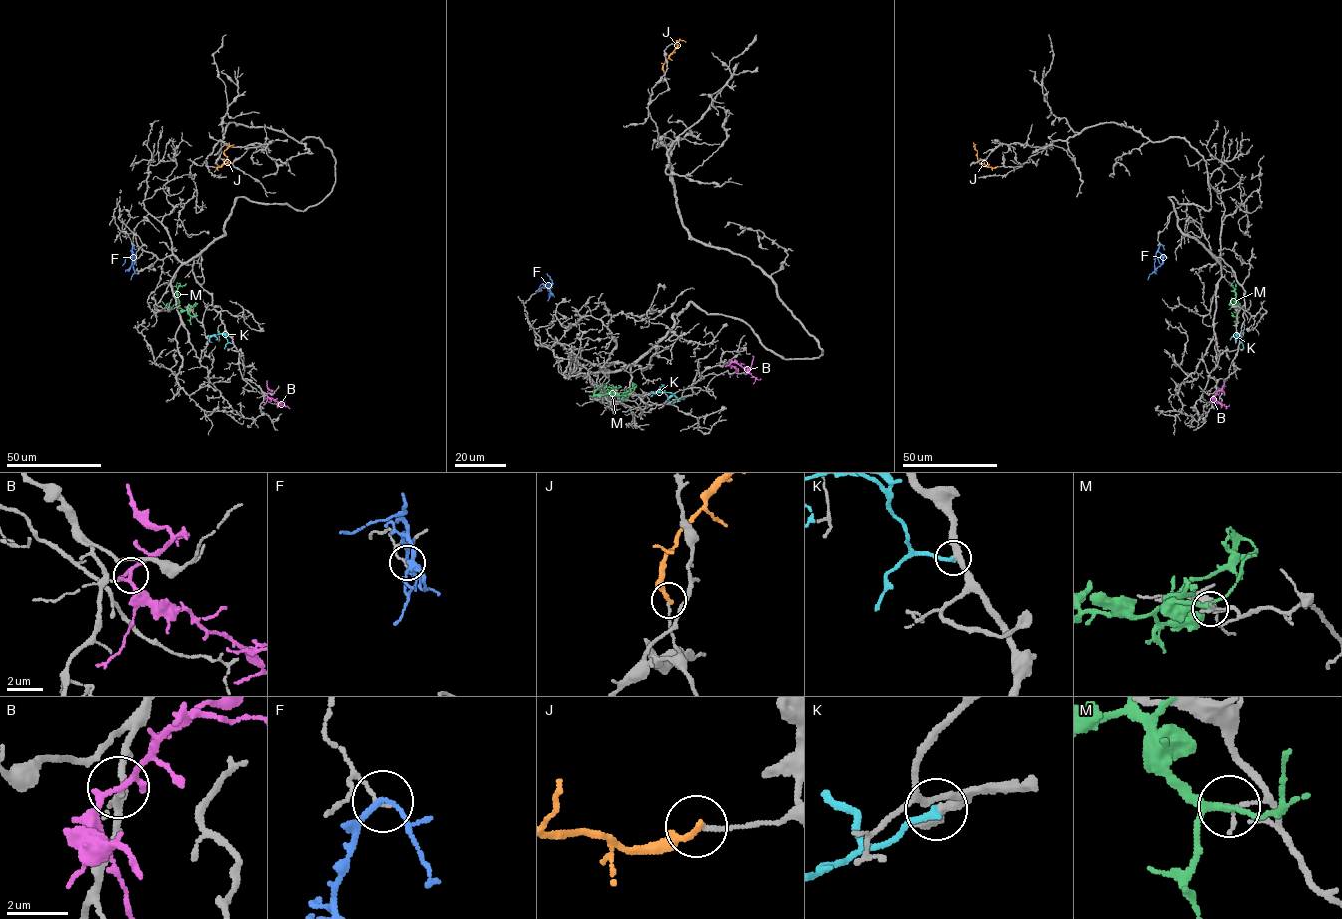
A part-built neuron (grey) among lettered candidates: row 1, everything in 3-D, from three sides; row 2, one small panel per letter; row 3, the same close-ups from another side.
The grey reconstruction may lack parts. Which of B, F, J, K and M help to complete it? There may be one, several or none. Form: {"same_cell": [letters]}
{"same_cell": []}

